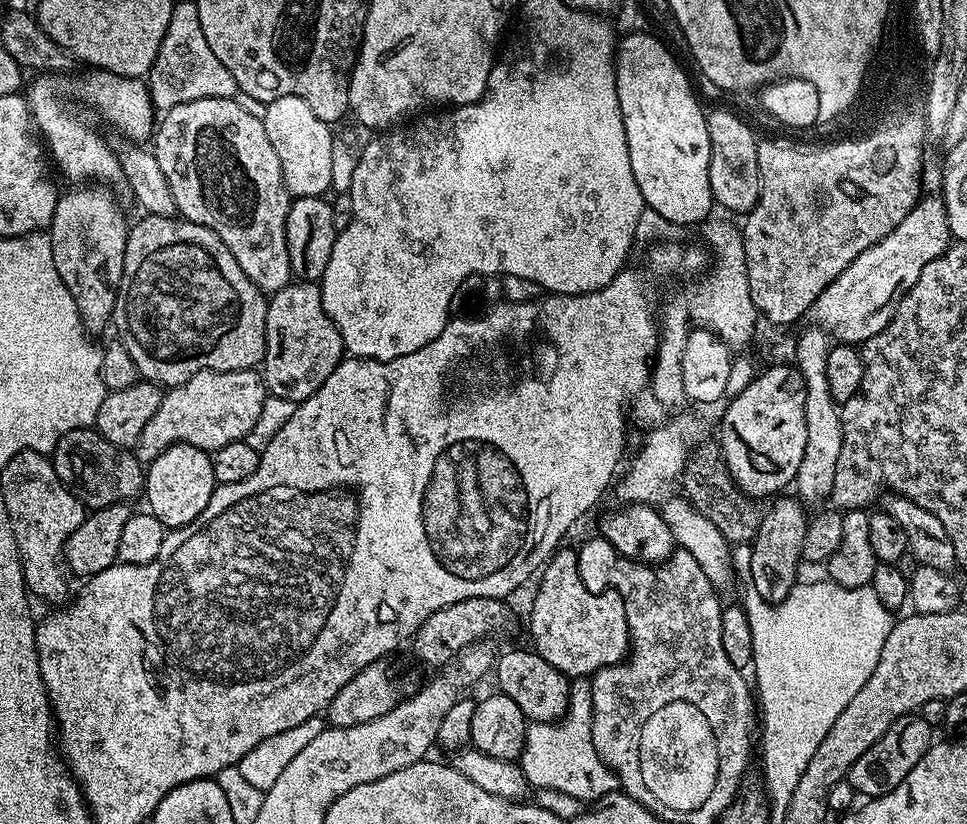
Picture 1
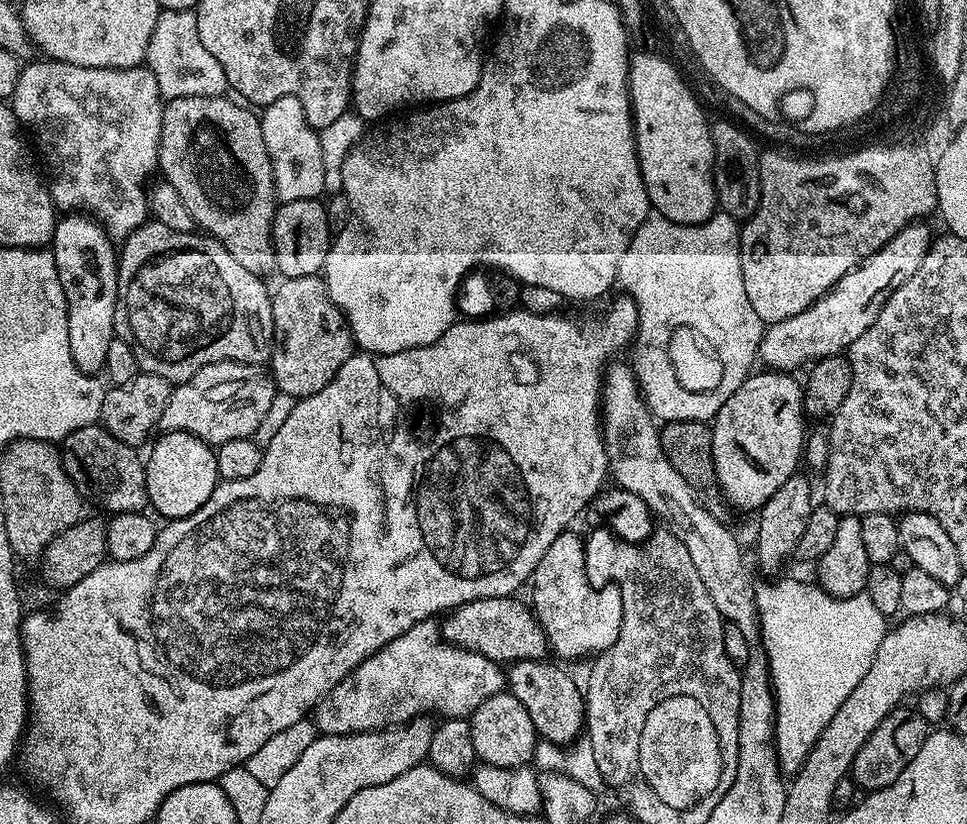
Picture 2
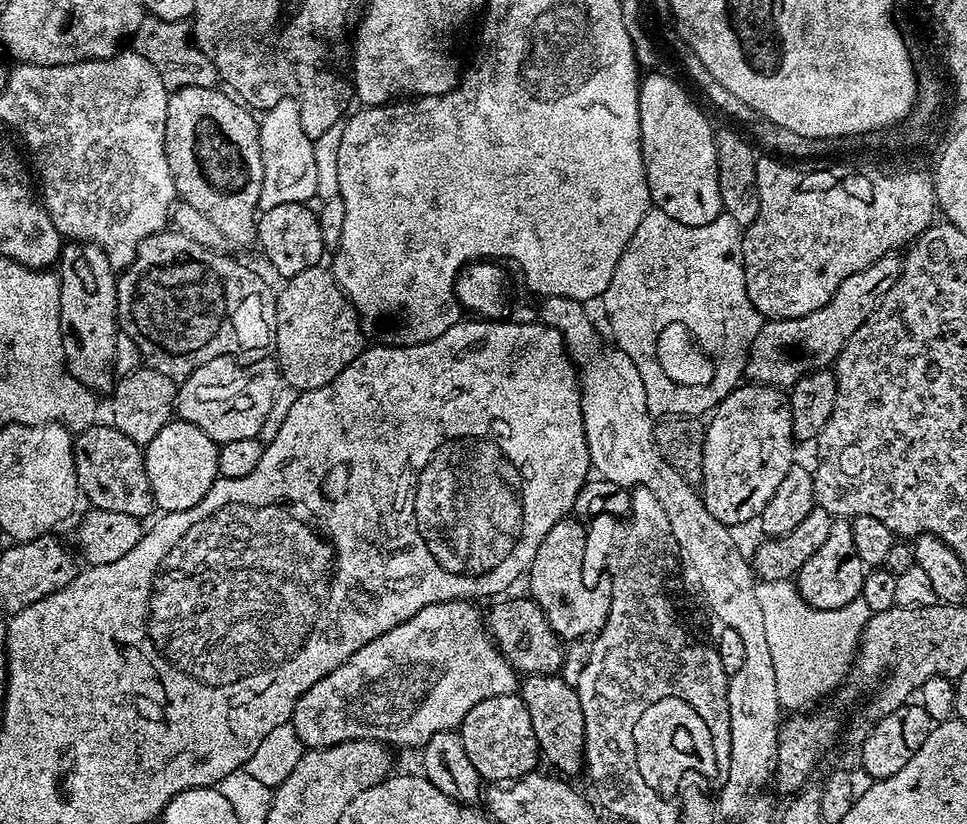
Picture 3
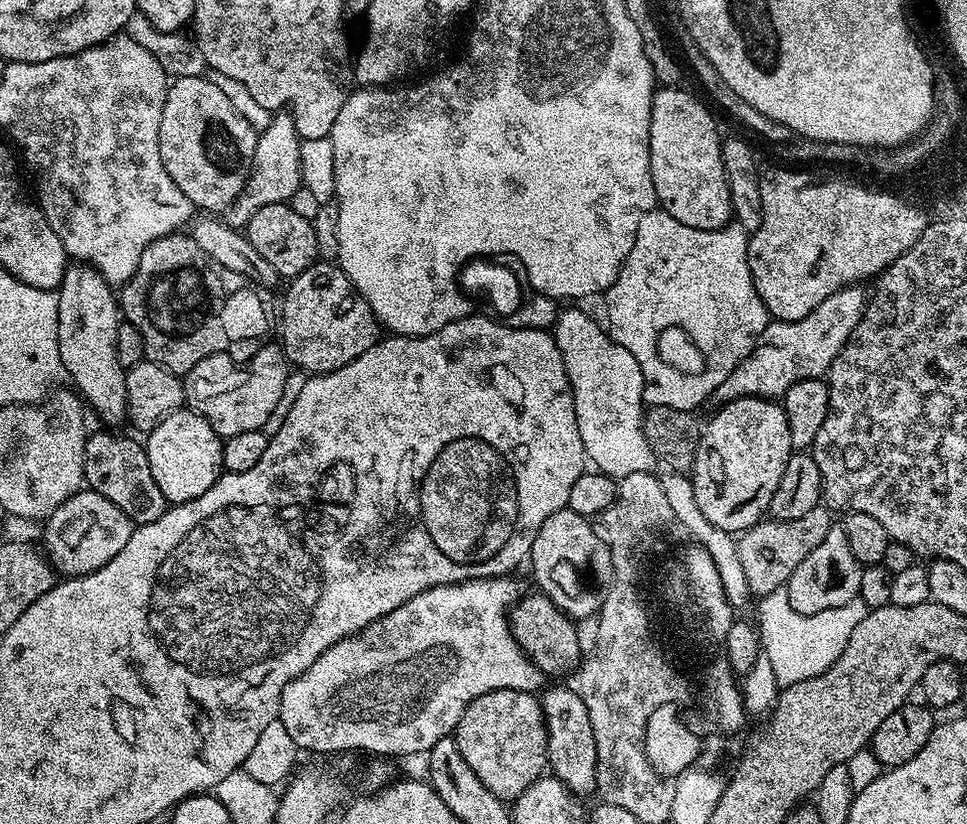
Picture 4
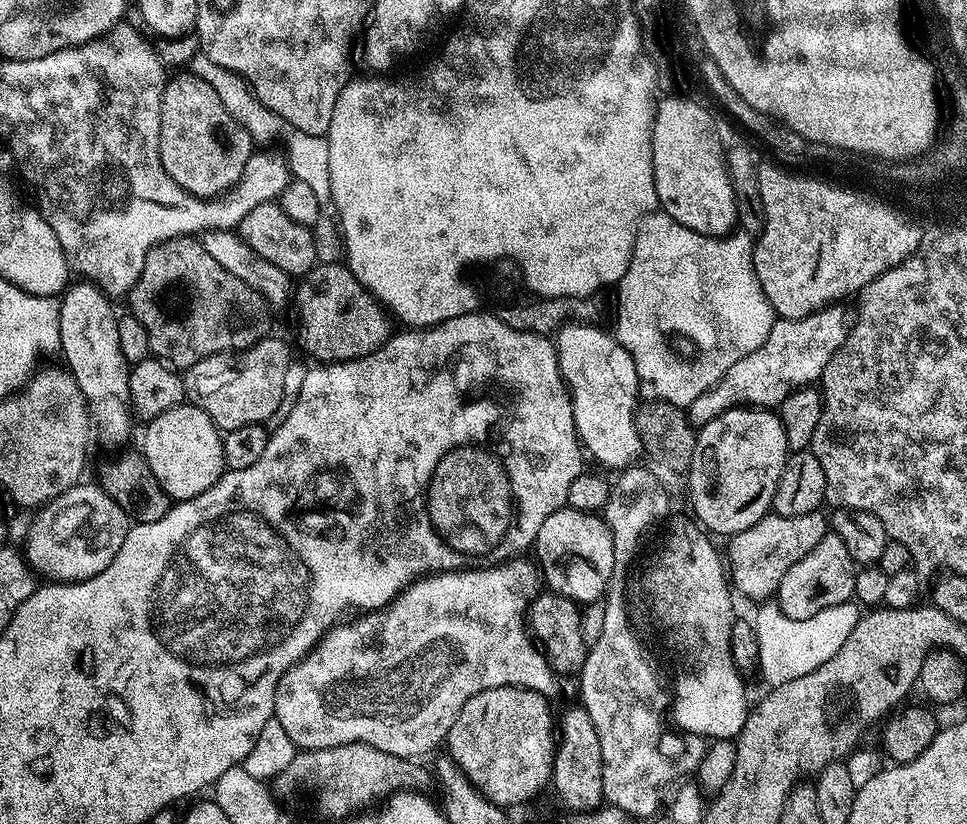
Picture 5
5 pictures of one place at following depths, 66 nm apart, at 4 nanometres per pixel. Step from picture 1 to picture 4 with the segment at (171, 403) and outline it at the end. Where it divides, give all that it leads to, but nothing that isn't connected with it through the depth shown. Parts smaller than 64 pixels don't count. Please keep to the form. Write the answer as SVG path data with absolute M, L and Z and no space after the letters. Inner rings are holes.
M276 343L258 349L236 388L224 388L224 360L225 353L219 352L210 358L202 358L198 366L188 371L183 377L185 405L206 418L221 438L242 434L245 430L263 429L266 418L270 418L274 406L278 406L278 398L282 398L282 386L286 386L290 371L283 347Z

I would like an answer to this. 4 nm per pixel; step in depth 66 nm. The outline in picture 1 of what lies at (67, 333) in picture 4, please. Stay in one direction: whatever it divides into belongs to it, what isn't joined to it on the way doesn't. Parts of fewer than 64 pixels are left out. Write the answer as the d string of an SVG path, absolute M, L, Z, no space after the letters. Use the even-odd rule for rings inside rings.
M72 186L56 202L50 225L54 266L70 290L85 329L95 334L109 327L122 278L129 221L124 221L116 200L104 186ZM105 188L105 189L104 189Z

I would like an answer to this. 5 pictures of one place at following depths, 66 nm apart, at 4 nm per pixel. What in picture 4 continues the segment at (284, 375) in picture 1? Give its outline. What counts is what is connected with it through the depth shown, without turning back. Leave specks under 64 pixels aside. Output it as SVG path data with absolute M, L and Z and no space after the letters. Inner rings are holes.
M317 262L311 264L302 274L291 277L288 293L284 296L284 309L280 312L280 336L284 355L293 369L305 374L333 372L350 362L354 362L370 346L374 346L382 336L382 325L350 282L350 278L336 262Z

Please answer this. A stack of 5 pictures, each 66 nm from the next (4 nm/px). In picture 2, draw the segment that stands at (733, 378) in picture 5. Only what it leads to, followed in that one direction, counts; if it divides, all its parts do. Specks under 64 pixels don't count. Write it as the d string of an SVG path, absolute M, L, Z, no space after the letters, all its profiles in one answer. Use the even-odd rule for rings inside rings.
M924 222L908 224L897 236L890 238L885 248L879 248L867 262L845 274L832 291L812 303L802 314L767 325L764 337L760 339L759 359L765 360L769 369L792 374L804 363L841 355L855 340L862 338L870 326L874 326L890 294L914 278L914 270L922 266L922 258L926 258L934 239L934 232L926 225Z

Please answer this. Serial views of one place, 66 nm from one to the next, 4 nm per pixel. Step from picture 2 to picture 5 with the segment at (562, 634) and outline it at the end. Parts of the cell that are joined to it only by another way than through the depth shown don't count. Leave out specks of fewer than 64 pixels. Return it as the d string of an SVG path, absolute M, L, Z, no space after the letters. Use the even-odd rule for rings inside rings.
M570 507L559 508L542 526L534 545L535 563L543 583L551 591L576 601L581 606L592 604L609 591L612 571L616 568L616 544L608 524L594 512L583 512Z

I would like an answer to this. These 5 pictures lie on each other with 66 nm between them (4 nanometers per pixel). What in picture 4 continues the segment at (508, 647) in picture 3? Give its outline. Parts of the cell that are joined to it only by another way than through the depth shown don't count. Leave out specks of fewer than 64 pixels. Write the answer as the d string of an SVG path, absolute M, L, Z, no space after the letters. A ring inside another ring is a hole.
M535 594L536 596L521 595L520 599L512 606L511 613L508 617L508 627L512 629L514 638L518 642L518 646L524 651L529 660L533 660L536 669L543 672L545 677L552 676L568 676L577 671L582 663L582 652L580 656L580 636L576 633L573 617L567 612L563 612L550 597L543 594Z

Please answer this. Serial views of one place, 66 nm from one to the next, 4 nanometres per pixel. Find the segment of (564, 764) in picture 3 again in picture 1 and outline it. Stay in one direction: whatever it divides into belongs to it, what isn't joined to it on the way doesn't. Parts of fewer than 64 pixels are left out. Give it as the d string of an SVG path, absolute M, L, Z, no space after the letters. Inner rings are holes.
M531 647L512 648L509 652L501 651L494 665L494 677L495 676L496 684L500 687L497 689L499 689L506 698L511 698L511 700L517 704L518 710L522 710L522 714L530 722L537 724L554 724L568 712L569 677L564 676L558 670L554 670L554 666L550 666L550 662L546 662L546 658L542 658Z

